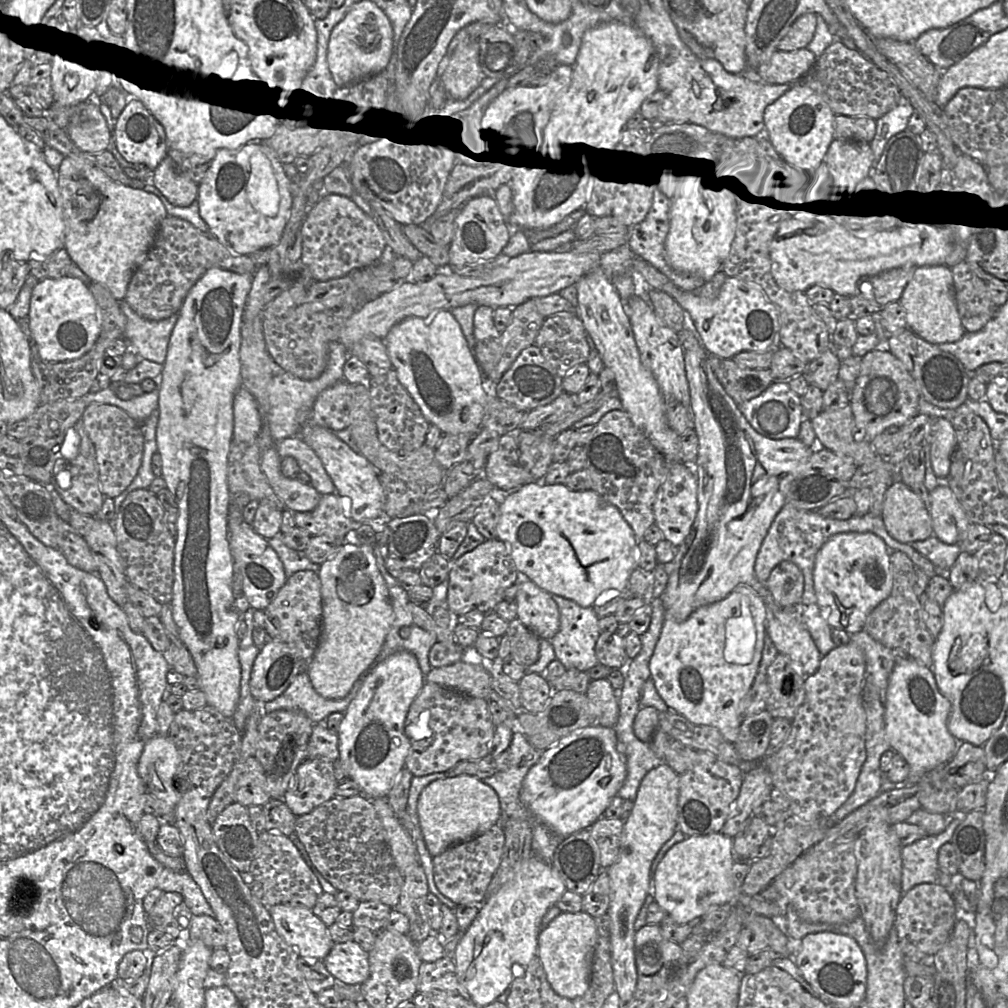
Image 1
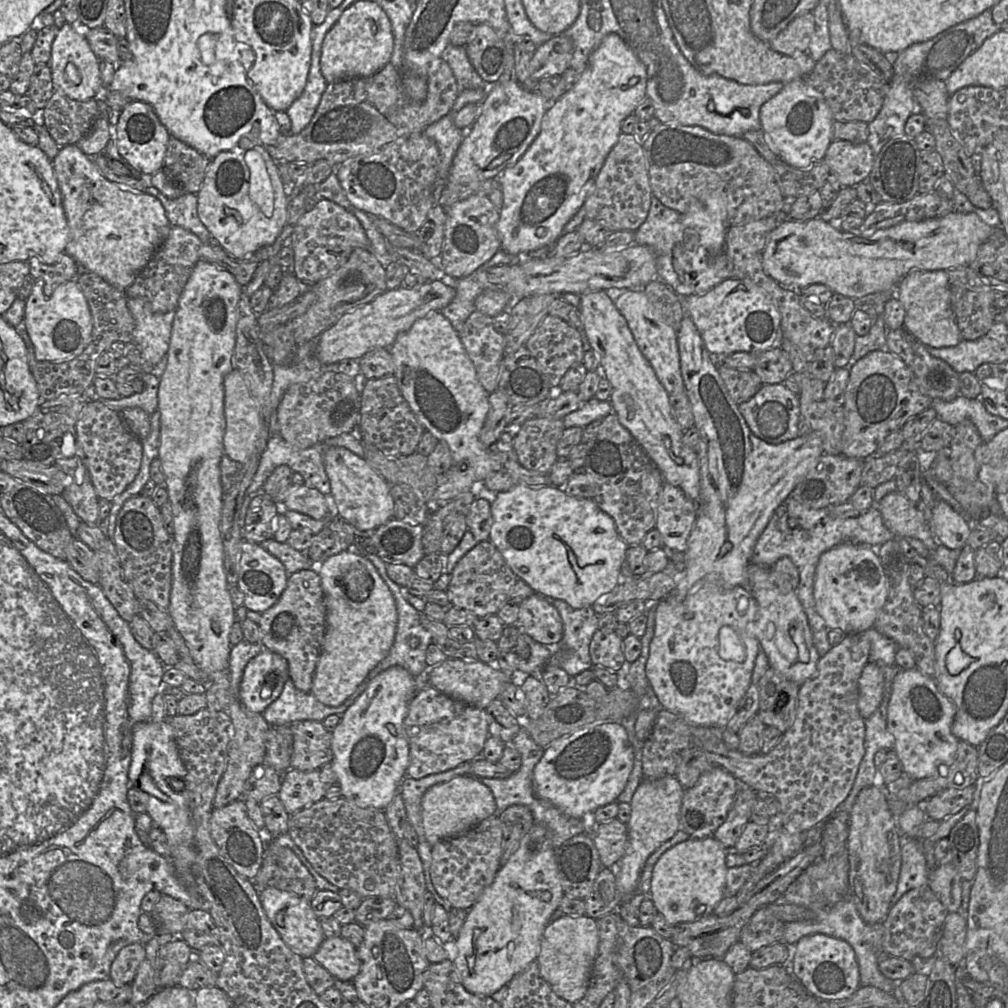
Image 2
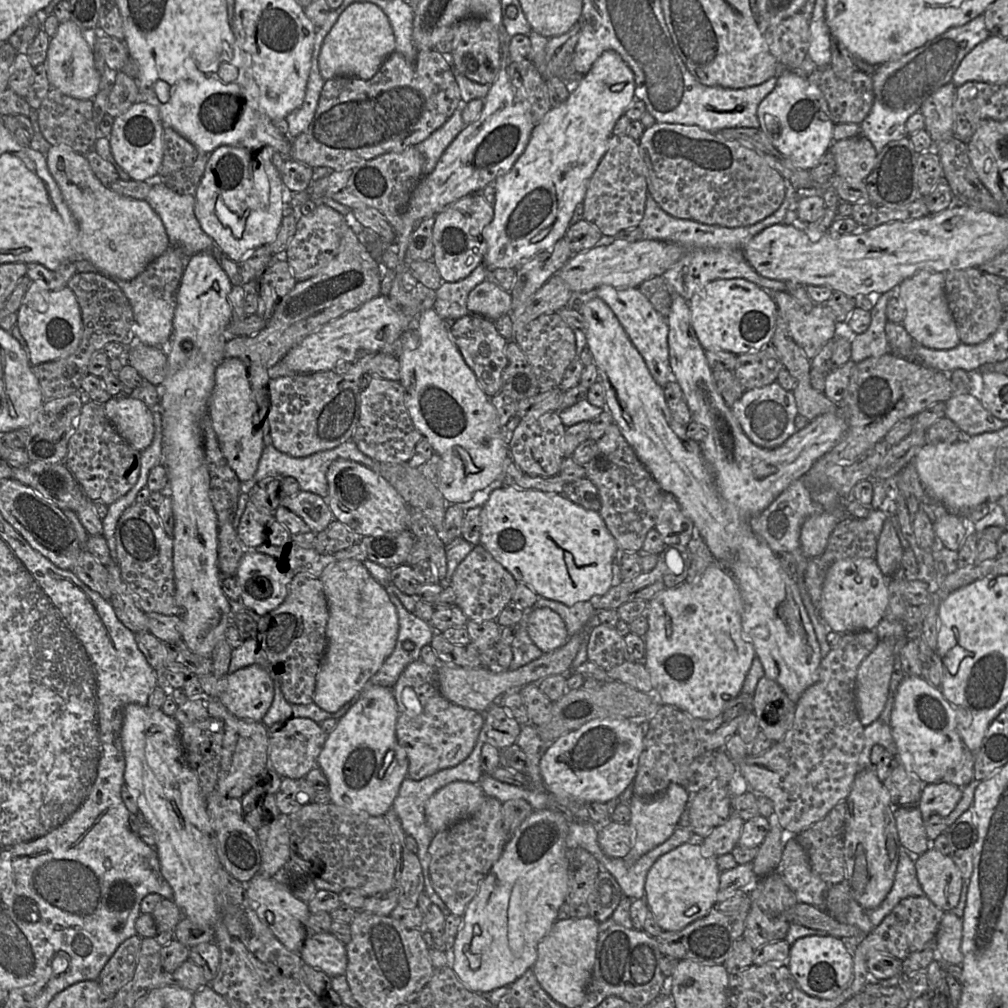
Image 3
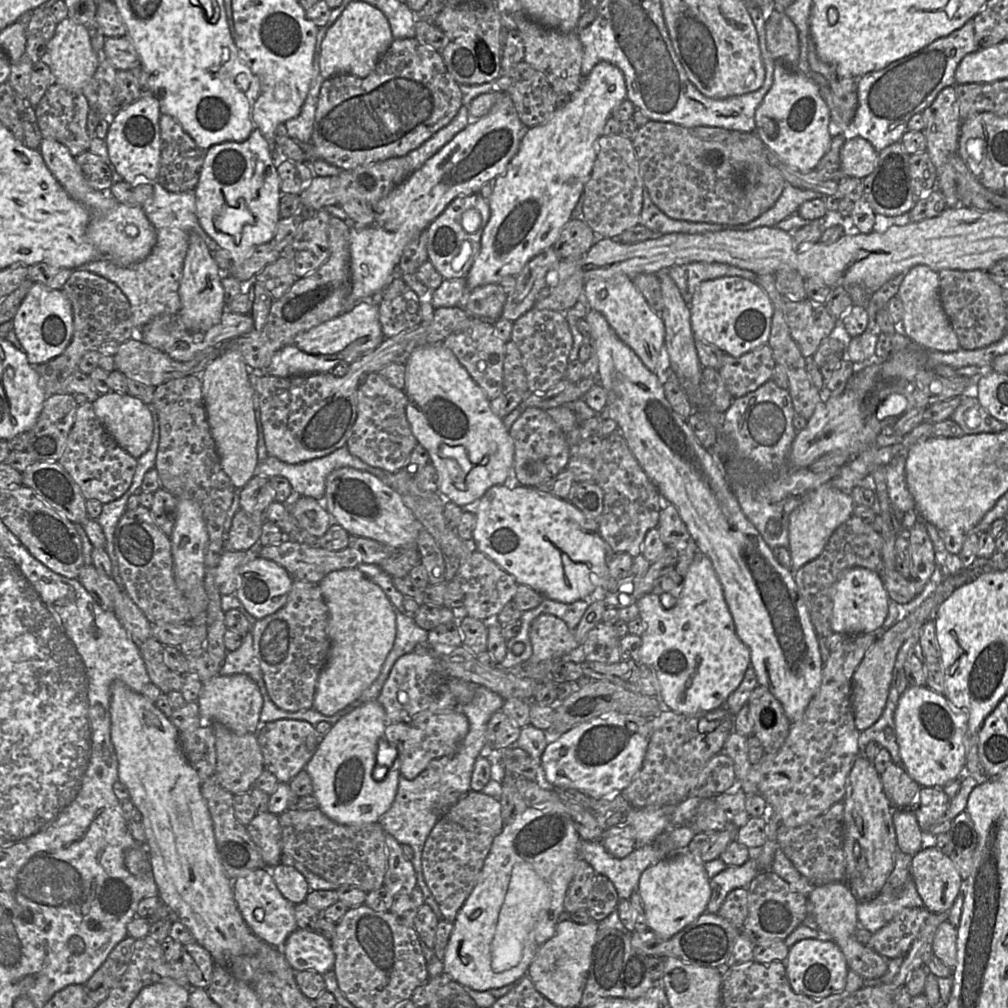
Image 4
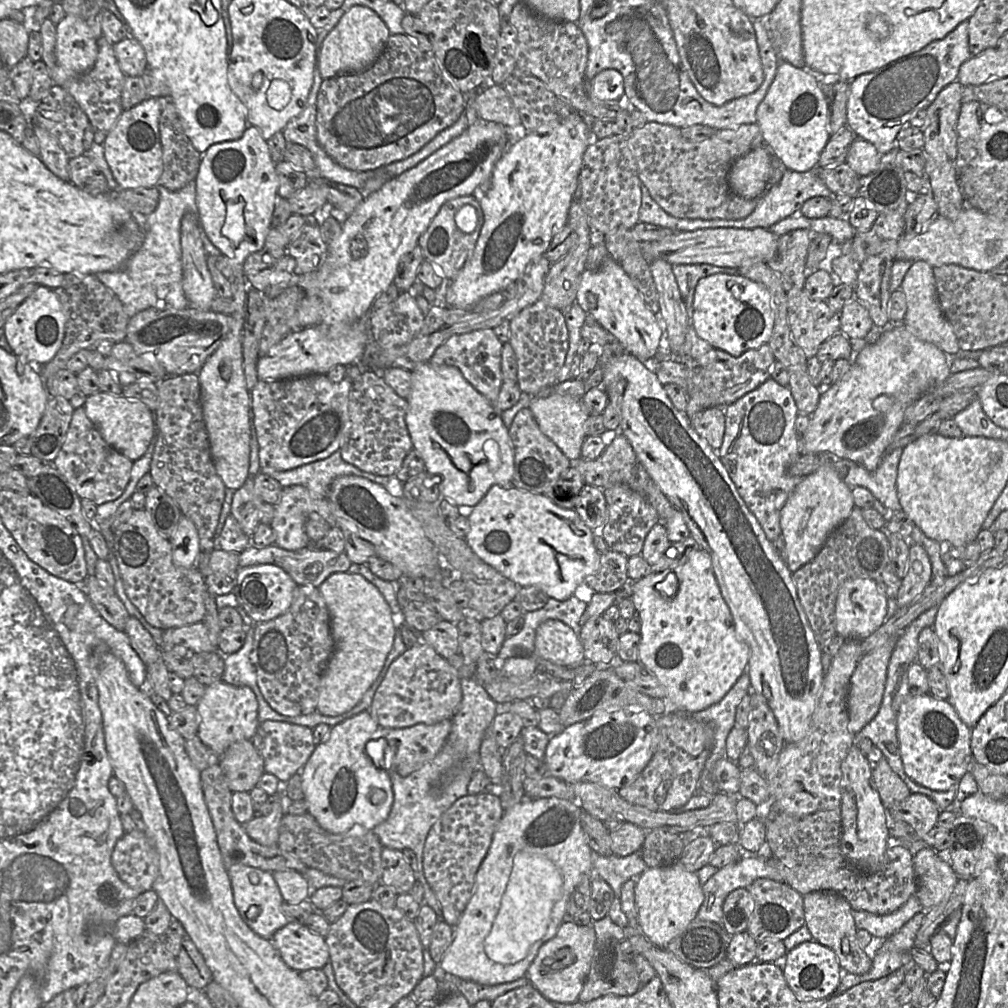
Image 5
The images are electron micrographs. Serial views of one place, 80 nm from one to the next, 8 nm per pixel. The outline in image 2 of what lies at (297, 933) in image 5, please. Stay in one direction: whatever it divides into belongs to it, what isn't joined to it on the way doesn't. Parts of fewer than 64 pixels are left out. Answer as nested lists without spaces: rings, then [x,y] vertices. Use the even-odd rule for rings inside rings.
[[[343,937],[325,938],[312,956],[335,979],[352,981],[360,972],[356,947]]]

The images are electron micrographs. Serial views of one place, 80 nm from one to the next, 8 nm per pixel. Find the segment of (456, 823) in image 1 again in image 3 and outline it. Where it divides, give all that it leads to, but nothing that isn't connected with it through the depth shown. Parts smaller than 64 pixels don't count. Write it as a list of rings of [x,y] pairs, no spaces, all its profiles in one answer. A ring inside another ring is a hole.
[[[454,781],[435,792],[425,804],[425,819],[433,833],[471,817],[486,795],[478,784]]]

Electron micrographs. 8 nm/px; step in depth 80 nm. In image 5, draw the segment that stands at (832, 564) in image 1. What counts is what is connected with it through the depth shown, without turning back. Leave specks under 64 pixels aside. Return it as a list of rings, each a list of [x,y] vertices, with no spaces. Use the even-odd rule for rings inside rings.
[[[859,577],[845,581],[838,590],[835,608],[836,633],[846,640],[862,640],[869,637],[885,622],[888,597],[874,580]]]

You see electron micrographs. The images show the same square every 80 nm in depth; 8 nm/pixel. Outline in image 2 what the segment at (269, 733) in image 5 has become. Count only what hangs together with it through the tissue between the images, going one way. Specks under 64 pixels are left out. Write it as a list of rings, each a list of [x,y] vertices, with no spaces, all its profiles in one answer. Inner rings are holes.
[[[315,720],[296,721],[290,724],[290,728],[293,733],[291,768],[299,771],[312,771],[330,764],[333,759],[332,732],[327,731],[322,722]]]

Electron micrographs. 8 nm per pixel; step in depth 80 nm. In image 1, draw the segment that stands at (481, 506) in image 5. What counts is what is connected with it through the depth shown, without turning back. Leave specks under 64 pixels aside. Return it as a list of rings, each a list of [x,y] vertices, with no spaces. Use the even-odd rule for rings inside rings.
[[[537,482],[524,484],[516,491],[510,493],[500,505],[500,520],[497,525],[497,539],[503,541],[510,547],[511,555],[517,569],[531,579],[536,585],[550,594],[568,598],[581,607],[593,606],[595,600],[603,592],[609,589],[619,591],[626,590],[628,588],[631,573],[635,568],[639,567],[638,541],[633,529],[626,522],[620,510],[593,489],[573,491],[564,484],[538,484]]]

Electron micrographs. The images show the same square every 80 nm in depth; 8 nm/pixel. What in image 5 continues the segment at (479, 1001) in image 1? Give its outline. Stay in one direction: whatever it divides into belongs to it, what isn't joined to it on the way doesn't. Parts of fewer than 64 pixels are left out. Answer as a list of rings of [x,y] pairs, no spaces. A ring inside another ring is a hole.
[[[556,797],[527,798],[504,811],[477,870],[473,894],[454,927],[453,941],[439,963],[447,974],[488,986],[526,976],[540,947],[555,937],[565,921],[572,892],[583,878],[594,876],[594,853],[582,830],[582,811],[575,800]]]

